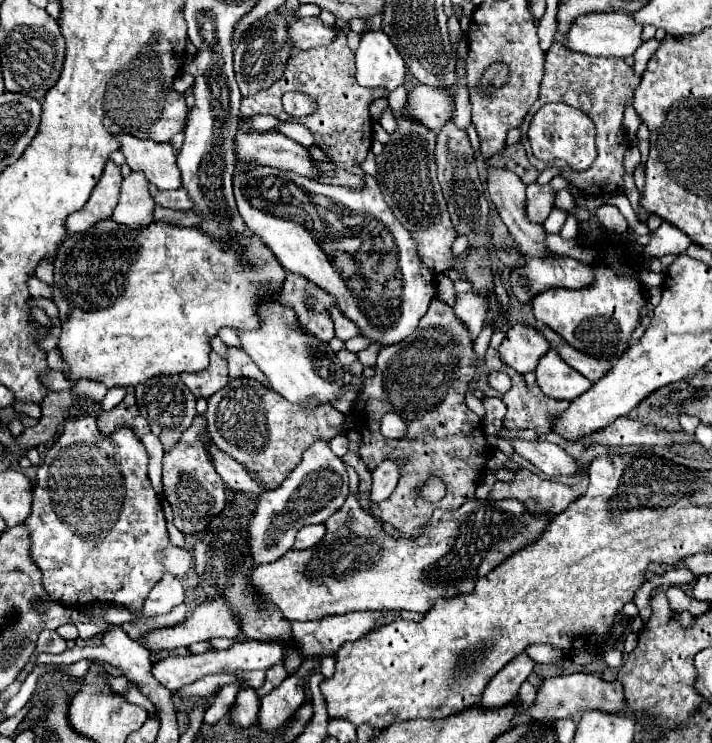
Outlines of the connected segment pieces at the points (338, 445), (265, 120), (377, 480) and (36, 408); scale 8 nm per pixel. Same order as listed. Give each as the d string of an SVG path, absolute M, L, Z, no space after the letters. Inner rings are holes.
M339 435L339 437L331 439L329 445L335 451L335 455L339 455L339 457L343 457L349 451L349 439L347 439L347 435Z
M255 115L248 118L247 122L254 130L270 130L277 126L279 119L272 115Z
M383 461L375 471L373 471L373 487L369 491L369 501L371 503L379 503L383 499L387 499L393 489L397 487L399 481L399 469L397 463L393 461Z
M18 401L14 405L14 409L21 415L27 415L36 419L41 417L41 407L35 403L21 403Z

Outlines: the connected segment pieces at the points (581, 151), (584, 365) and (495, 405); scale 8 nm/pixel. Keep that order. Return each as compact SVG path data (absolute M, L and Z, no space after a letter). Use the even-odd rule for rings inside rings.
M547 103L535 113L529 125L529 143L533 155L541 161L563 159L569 163L569 167L577 171L585 171L587 167L591 167L591 163L597 157L595 133L591 129L595 129L595 125L579 109L573 109L563 103Z
M549 327L543 329L543 335L547 335L547 339L551 341L551 347L559 351L559 355L563 357L563 361L567 361L567 365L571 365L573 369L577 369L581 375L585 375L585 377L591 379L593 383L595 383L599 377L603 377L605 373L609 373L609 369L611 369L611 363L609 363L609 361L605 361L605 359L595 359L595 357L591 357L591 355L581 353L579 349L571 347L569 343L565 343L565 339L563 339L559 333L555 333L553 329L549 329Z
M484 398L482 403L486 410L483 432L486 435L496 436L503 429L503 418L507 408L499 398Z

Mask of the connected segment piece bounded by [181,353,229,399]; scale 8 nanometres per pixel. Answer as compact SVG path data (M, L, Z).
M211 353L211 365L197 373L183 373L183 383L191 389L191 393L199 399L209 399L213 393L223 389L229 381L227 375L227 361L223 361L219 355Z

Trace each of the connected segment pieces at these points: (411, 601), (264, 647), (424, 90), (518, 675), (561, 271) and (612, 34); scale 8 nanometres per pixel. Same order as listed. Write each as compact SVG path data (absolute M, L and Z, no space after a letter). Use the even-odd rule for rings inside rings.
M349 495L345 505L327 519L327 533L323 541L305 551L287 551L273 563L259 565L249 573L249 585L261 603L273 603L289 621L315 621L325 615L341 615L347 611L375 611L375 609L407 609L427 613L437 599L451 599L461 593L471 593L477 579L485 577L497 563L503 563L511 553L533 543L549 525L549 517L533 517L515 499L505 501L477 501L471 499L457 511L435 509L427 525L421 527L419 537L395 539L381 523L359 507L357 497Z
M243 641L243 643L235 643L227 651L211 649L211 651L205 651L201 655L185 655L185 657L171 655L171 657L155 663L151 673L163 687L167 687L169 691L177 691L183 685L195 683L197 679L201 679L205 675L211 675L211 673L235 673L237 669L243 669L243 671L269 669L269 667L277 665L277 663L283 663L283 657L285 657L285 647L281 647L281 643L275 643L275 641L269 641L269 643Z
M417 85L407 93L407 103L401 111L395 111L397 117L413 119L425 125L431 131L439 131L449 119L451 111L455 111L455 99L447 95L447 91L435 91L433 87Z
M527 653L517 655L511 663L507 663L507 667L503 667L503 671L499 671L499 675L491 679L481 697L481 707L493 711L507 705L509 701L515 701L521 683L529 677L533 669L535 661Z
M547 257L529 259L523 267L513 269L509 283L521 303L531 303L535 295L553 287L585 289L595 283L595 275L593 267L571 257Z
M591 13L575 19L571 31L565 35L563 45L577 53L587 53L593 57L627 57L643 43L643 27L633 21L629 13Z

